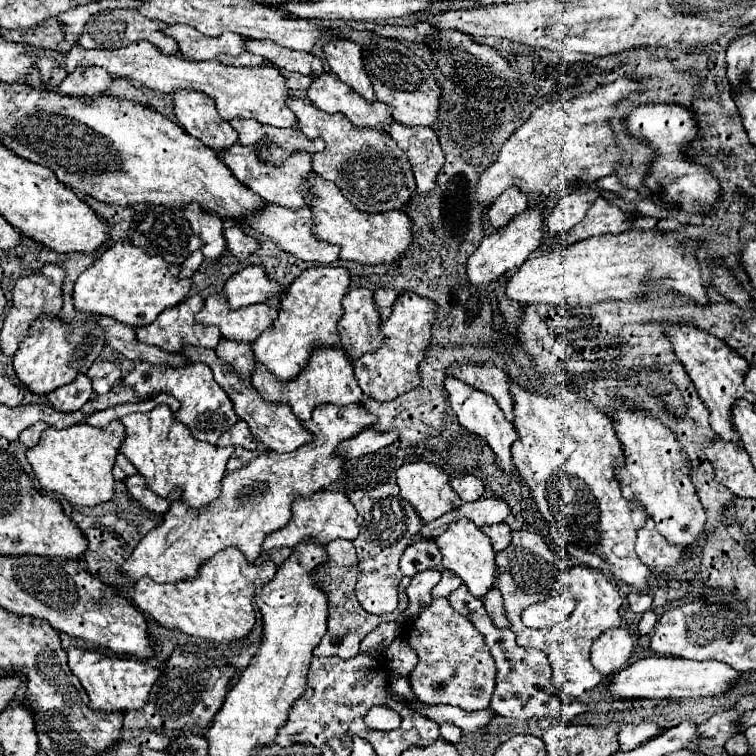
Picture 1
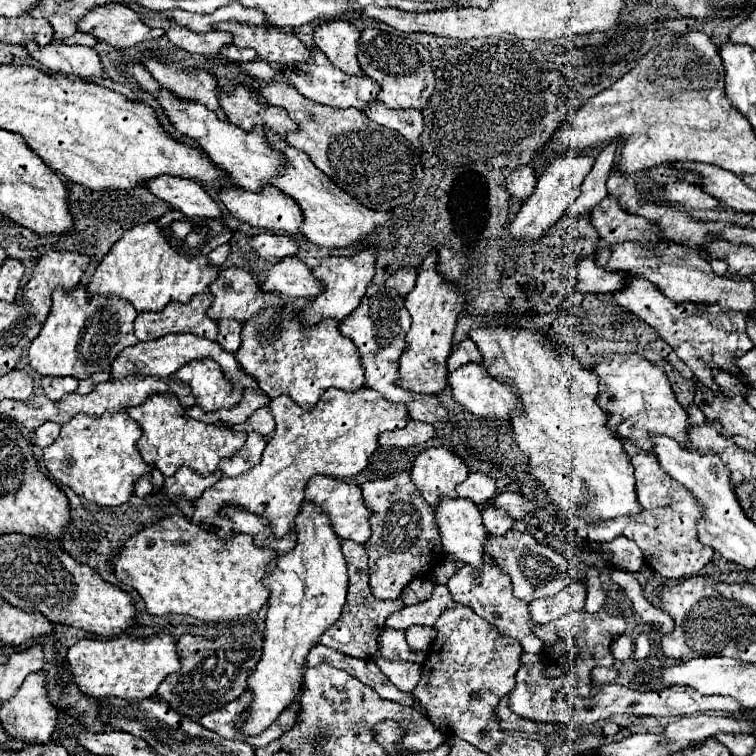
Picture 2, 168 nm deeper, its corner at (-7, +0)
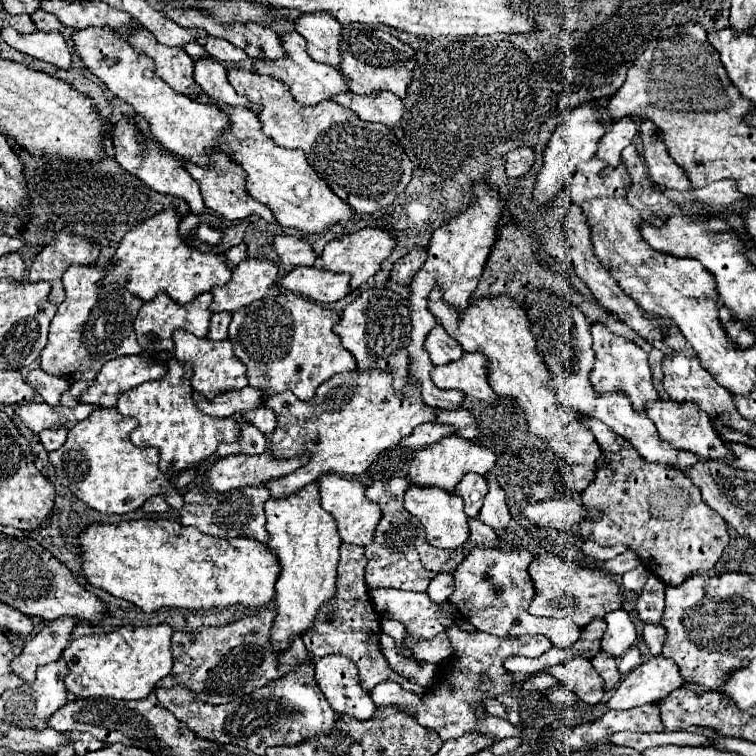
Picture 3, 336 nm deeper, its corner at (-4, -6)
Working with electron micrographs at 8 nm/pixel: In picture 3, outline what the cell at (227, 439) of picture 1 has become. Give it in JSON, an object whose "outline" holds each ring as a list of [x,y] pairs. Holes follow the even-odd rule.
{"outline":[[[265,406],[245,412],[243,418],[245,418],[245,422],[257,426],[263,434],[271,434],[275,430],[275,414],[269,408],[265,408]]]}

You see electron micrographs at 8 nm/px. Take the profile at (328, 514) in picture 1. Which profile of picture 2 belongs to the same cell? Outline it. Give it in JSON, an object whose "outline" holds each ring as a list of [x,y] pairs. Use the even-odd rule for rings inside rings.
{"outline":[[[320,474],[320,476],[314,476],[308,482],[306,500],[312,500],[314,504],[322,506],[322,510],[332,520],[334,532],[340,538],[348,538],[348,540],[354,540],[354,542],[360,542],[360,544],[364,544],[370,538],[370,508],[364,504],[360,486],[356,486],[352,482],[344,482],[344,480]]]}

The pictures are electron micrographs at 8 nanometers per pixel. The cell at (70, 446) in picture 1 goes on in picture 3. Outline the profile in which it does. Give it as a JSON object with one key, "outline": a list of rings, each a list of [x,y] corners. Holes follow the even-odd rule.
{"outline":[[[115,408],[93,410],[89,418],[69,430],[67,440],[59,450],[49,452],[49,460],[55,466],[55,478],[87,506],[105,514],[127,514],[141,508],[147,498],[165,494],[171,474],[159,472],[157,448],[141,450],[133,446],[129,434],[135,428],[135,418],[125,418]]]}

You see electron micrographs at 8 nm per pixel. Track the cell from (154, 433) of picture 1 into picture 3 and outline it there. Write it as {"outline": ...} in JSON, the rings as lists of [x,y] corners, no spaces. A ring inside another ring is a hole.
{"outline":[[[173,356],[167,362],[167,374],[159,380],[145,382],[137,388],[131,388],[119,396],[117,410],[123,416],[137,420],[137,428],[131,432],[131,442],[137,446],[155,446],[161,454],[159,470],[161,472],[181,472],[195,468],[201,462],[209,462],[221,442],[235,442],[241,434],[241,426],[235,418],[211,418],[201,414],[193,404],[191,388],[191,366],[177,362]]]}

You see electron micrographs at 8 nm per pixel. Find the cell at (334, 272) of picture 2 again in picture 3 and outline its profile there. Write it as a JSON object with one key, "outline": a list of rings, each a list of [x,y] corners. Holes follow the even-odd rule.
{"outline":[[[363,228],[355,234],[347,234],[339,240],[333,240],[325,246],[323,254],[321,254],[321,260],[323,260],[323,270],[331,270],[331,272],[347,272],[351,274],[351,282],[349,282],[349,288],[351,292],[359,290],[359,288],[365,288],[367,280],[371,276],[377,274],[381,262],[391,254],[395,246],[395,240],[393,236],[387,232],[387,230],[381,230],[381,228]]]}

